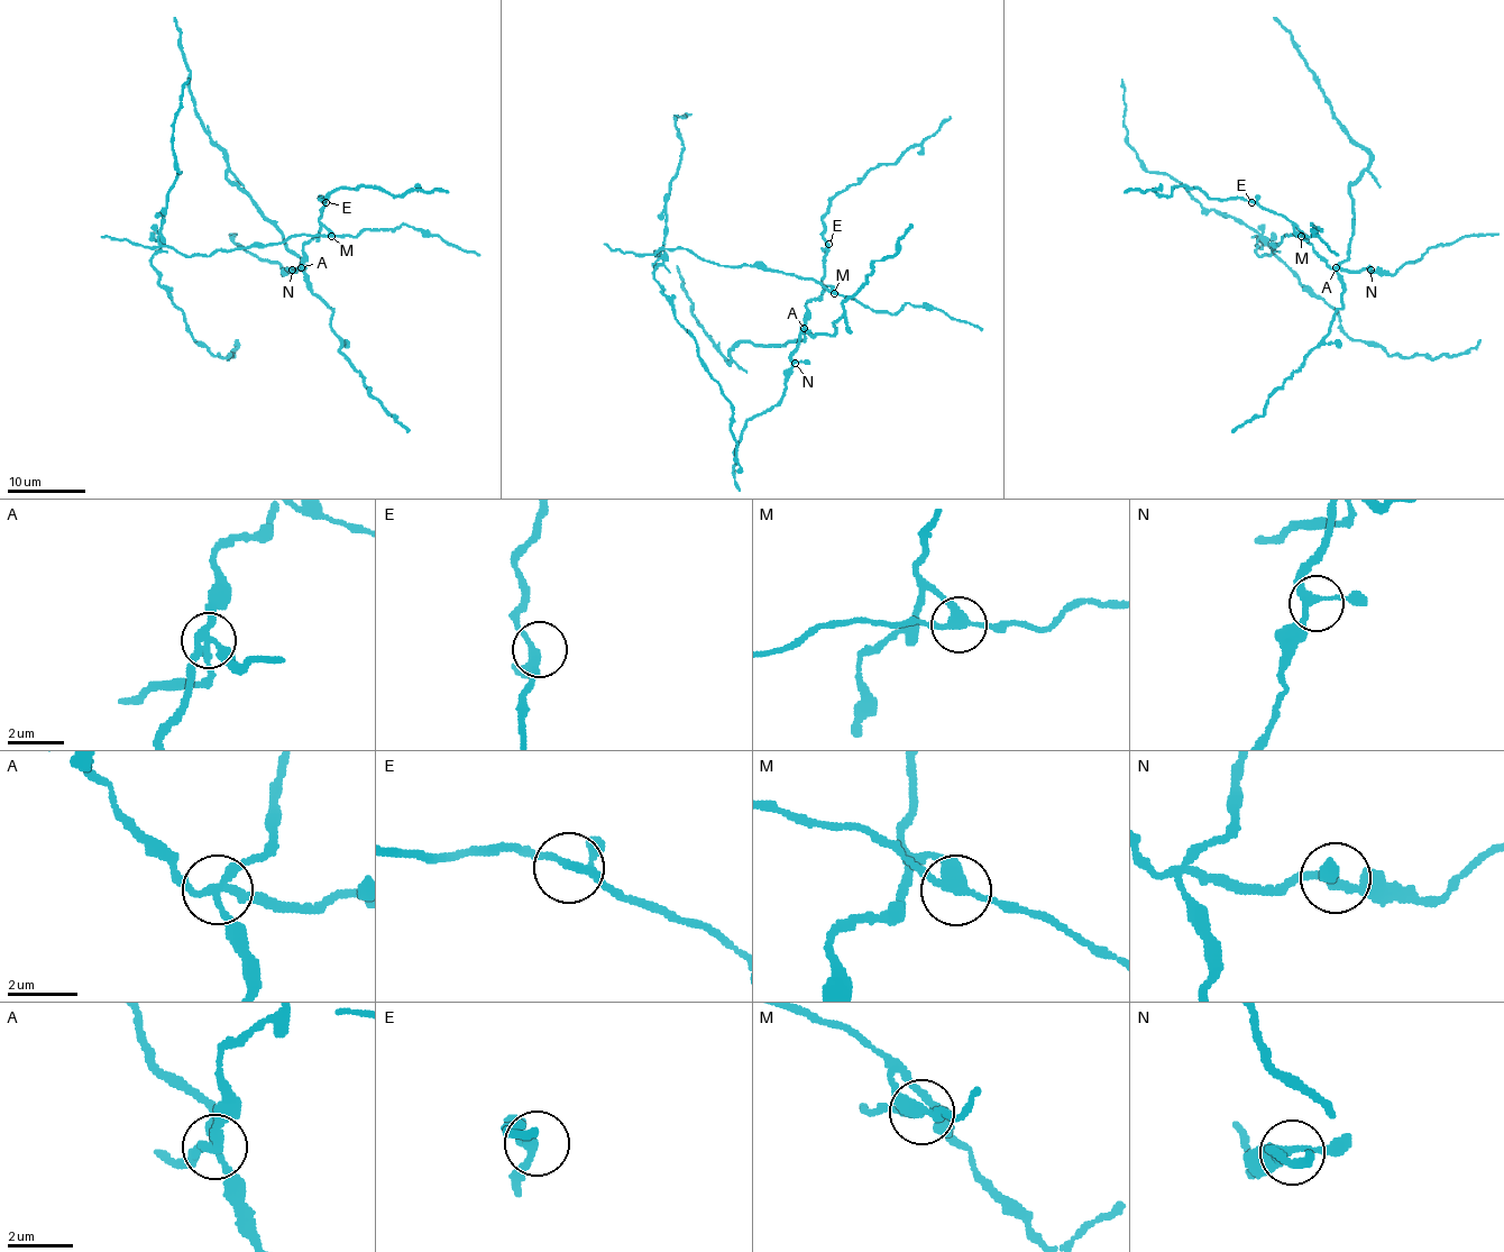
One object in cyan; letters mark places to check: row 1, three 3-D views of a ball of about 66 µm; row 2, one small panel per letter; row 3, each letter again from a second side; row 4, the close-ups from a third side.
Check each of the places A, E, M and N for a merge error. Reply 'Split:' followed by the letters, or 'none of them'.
Split: A, M

